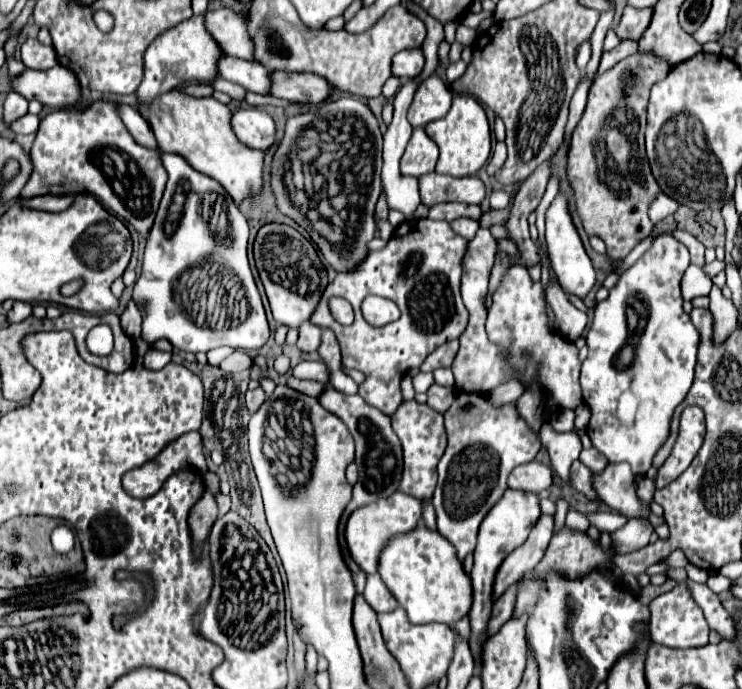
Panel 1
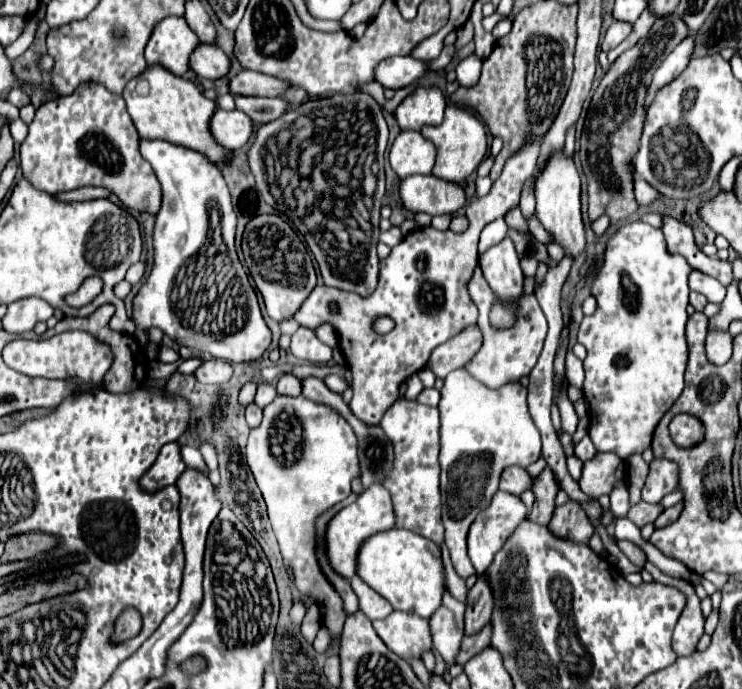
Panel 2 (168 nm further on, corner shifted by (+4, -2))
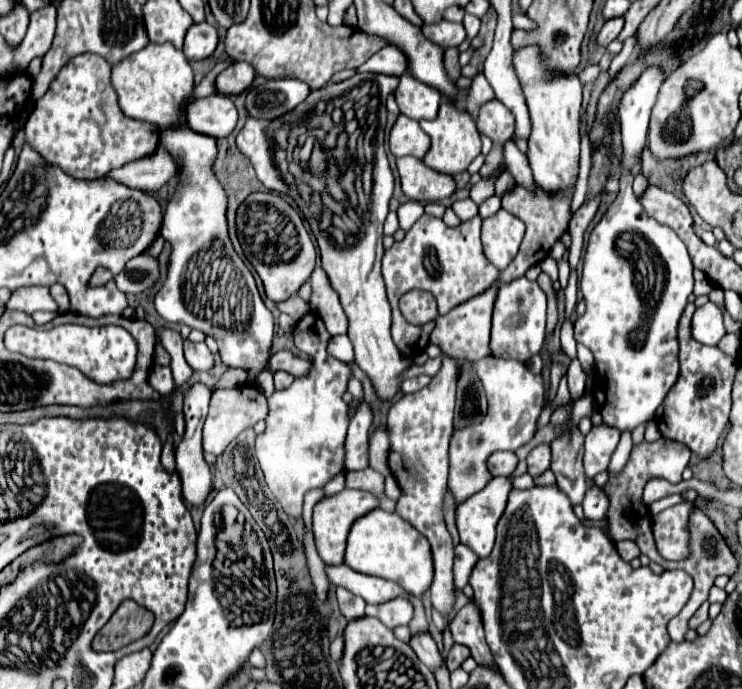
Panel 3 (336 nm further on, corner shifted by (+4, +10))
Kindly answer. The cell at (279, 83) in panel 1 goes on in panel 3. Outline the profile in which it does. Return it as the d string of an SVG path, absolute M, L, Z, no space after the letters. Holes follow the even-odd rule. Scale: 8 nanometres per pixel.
M235 62L215 78L215 90L225 96L241 94L251 86L253 78L255 78L255 70L249 68L247 62Z

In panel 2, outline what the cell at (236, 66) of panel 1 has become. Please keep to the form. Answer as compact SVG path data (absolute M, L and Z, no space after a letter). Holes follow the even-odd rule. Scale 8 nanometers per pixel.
M201 44L201 46L197 46L197 50L191 56L191 70L201 78L217 80L217 78L223 78L229 74L231 62L219 46Z

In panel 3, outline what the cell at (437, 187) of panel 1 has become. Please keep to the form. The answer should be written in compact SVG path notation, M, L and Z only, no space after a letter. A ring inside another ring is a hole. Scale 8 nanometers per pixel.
M397 158L401 186L407 198L419 202L437 202L455 192L455 180L449 174L439 174L427 168L419 158Z

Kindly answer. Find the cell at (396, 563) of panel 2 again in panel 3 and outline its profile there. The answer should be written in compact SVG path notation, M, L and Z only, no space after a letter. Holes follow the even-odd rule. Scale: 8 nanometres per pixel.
M375 508L373 512L361 516L361 520L355 520L347 536L345 564L355 572L393 580L415 598L421 598L433 580L431 548L425 536L421 536L407 520L401 520L401 516L381 508Z

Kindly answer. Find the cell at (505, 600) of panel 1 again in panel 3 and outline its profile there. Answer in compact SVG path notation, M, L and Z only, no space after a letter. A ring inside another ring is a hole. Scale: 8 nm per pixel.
M455 644L455 646L451 648L451 652L449 652L449 658L447 658L447 668L449 668L449 672L453 672L455 668L459 668L465 658L469 658L469 650L467 650L465 646L461 646L461 644Z

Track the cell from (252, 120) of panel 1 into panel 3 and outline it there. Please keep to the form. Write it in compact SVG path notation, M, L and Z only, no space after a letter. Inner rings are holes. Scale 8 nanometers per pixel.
M211 94L197 98L187 106L187 126L199 134L213 138L225 138L237 124L237 108L231 98L223 94Z

